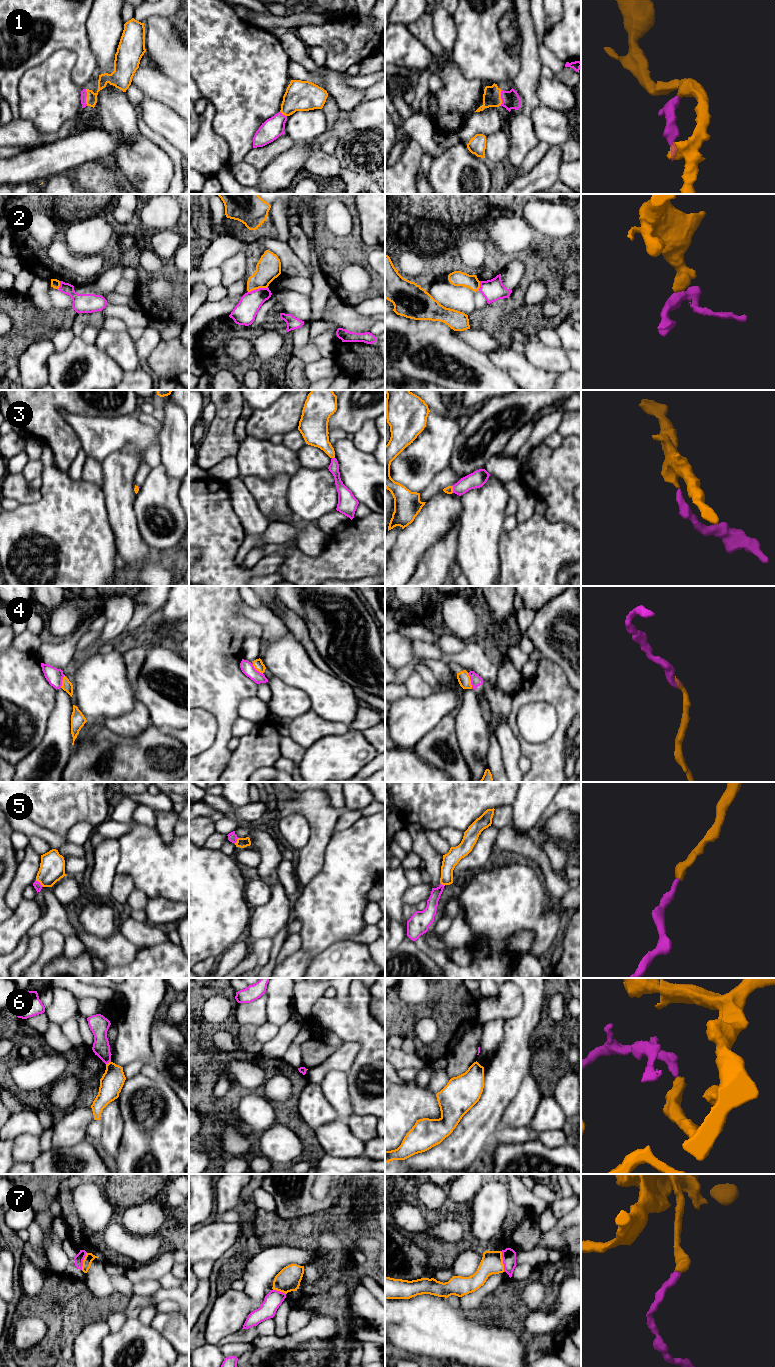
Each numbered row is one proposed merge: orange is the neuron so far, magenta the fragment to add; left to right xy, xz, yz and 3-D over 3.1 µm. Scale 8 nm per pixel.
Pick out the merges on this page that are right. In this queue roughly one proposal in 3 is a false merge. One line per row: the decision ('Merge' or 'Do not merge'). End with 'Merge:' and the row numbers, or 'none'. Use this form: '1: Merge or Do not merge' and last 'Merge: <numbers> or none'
1: Merge
2: Do not merge
3: Merge
4: Do not merge
5: Merge
6: Do not merge
7: Do not merge
Merge: 1, 3, 5

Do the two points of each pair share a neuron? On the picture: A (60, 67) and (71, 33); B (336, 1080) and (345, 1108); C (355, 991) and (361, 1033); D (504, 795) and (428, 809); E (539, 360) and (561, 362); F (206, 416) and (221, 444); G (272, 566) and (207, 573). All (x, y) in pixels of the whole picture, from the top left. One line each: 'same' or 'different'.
A: different
B: same
C: same
D: same
E: same
F: different
G: same

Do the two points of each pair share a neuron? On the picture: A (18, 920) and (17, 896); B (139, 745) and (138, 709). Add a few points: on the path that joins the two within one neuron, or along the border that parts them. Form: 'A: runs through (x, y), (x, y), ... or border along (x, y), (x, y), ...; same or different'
A: border along (23, 898), (14, 909); different
B: border along (162, 729), (149, 725), (130, 737), (115, 733); different

